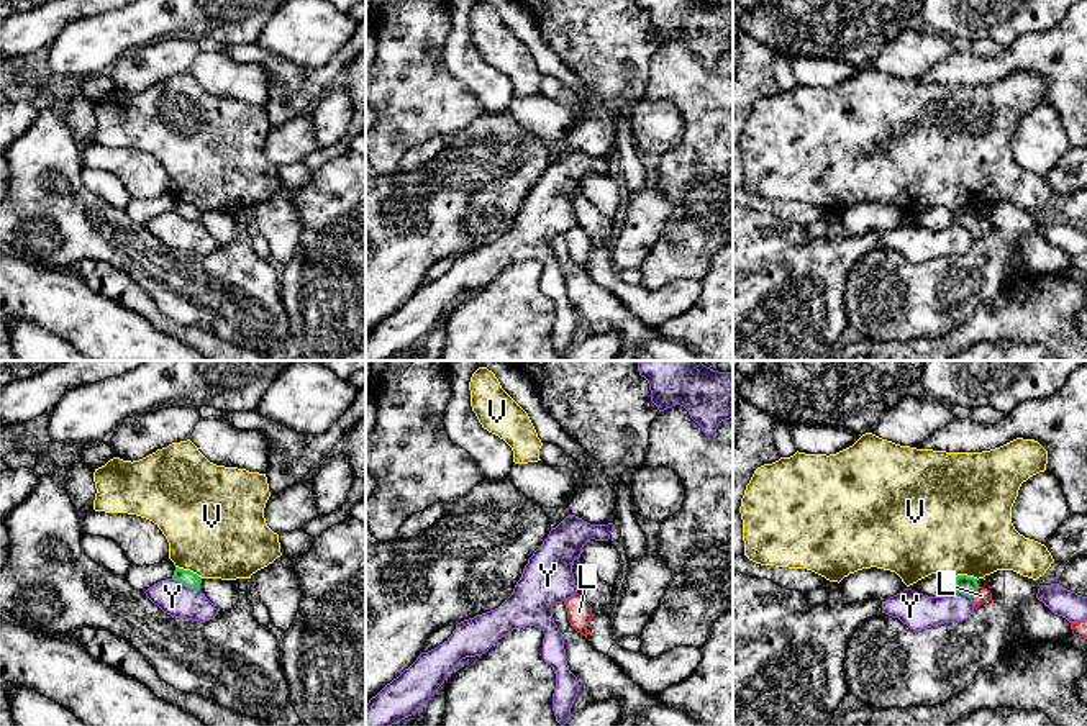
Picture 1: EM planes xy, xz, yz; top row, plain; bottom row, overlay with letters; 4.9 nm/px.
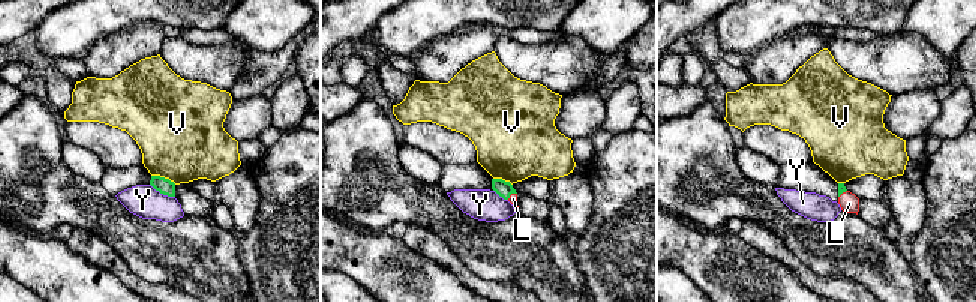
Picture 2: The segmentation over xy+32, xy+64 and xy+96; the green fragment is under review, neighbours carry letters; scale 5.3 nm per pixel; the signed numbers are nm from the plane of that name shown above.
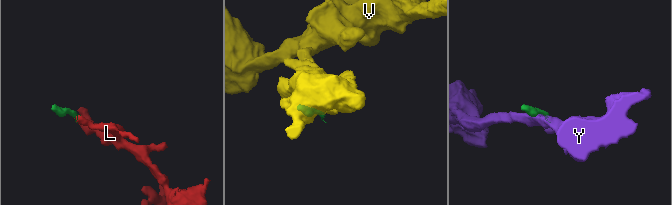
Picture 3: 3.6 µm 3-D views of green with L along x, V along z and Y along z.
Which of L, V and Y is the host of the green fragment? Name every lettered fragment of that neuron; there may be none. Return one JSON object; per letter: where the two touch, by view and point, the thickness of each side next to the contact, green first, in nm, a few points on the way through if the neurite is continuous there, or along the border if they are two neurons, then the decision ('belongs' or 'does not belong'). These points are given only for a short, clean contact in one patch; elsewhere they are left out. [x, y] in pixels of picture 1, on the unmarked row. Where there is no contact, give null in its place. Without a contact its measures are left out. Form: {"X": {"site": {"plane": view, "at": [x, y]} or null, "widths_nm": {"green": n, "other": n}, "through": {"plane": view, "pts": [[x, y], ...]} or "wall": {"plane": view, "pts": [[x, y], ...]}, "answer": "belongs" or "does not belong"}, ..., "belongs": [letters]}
{"L": {"site": {"plane": "yz", "at": [973, 223]}, "widths_nm": {"green": 90, "other": 80}, "through": {"plane": "yz", "pts": [[964, 217], [973, 223], [981, 228]]}, "answer": "belongs"}, "V": {"site": {"plane": "xy", "at": [189, 204]}, "widths_nm": {"green": 80, "other": 480}, "answer": "does not belong"}, "Y": {"site": {"plane": "xy", "at": [186, 218]}, "widths_nm": {"green": 80, "other": 160}, "wall": {"plane": "xy", "pts": [[172, 210], [199, 223]]}, "answer": "does not belong"}, "belongs": ["L"]}

